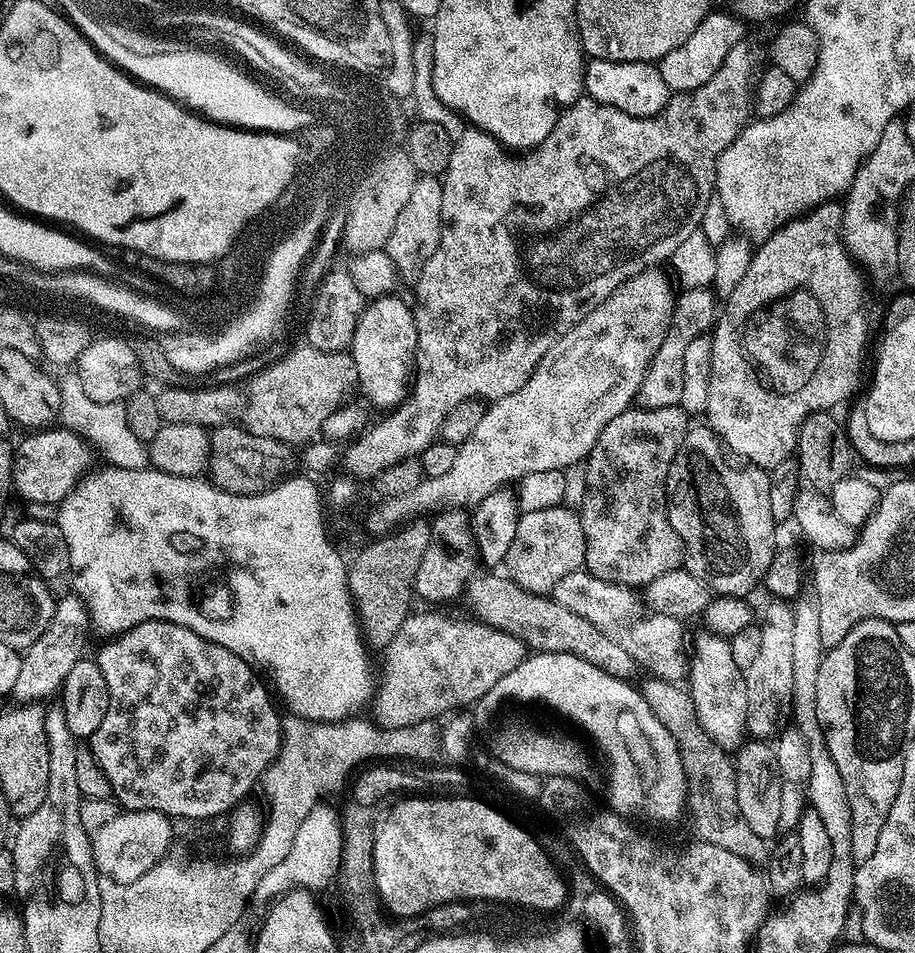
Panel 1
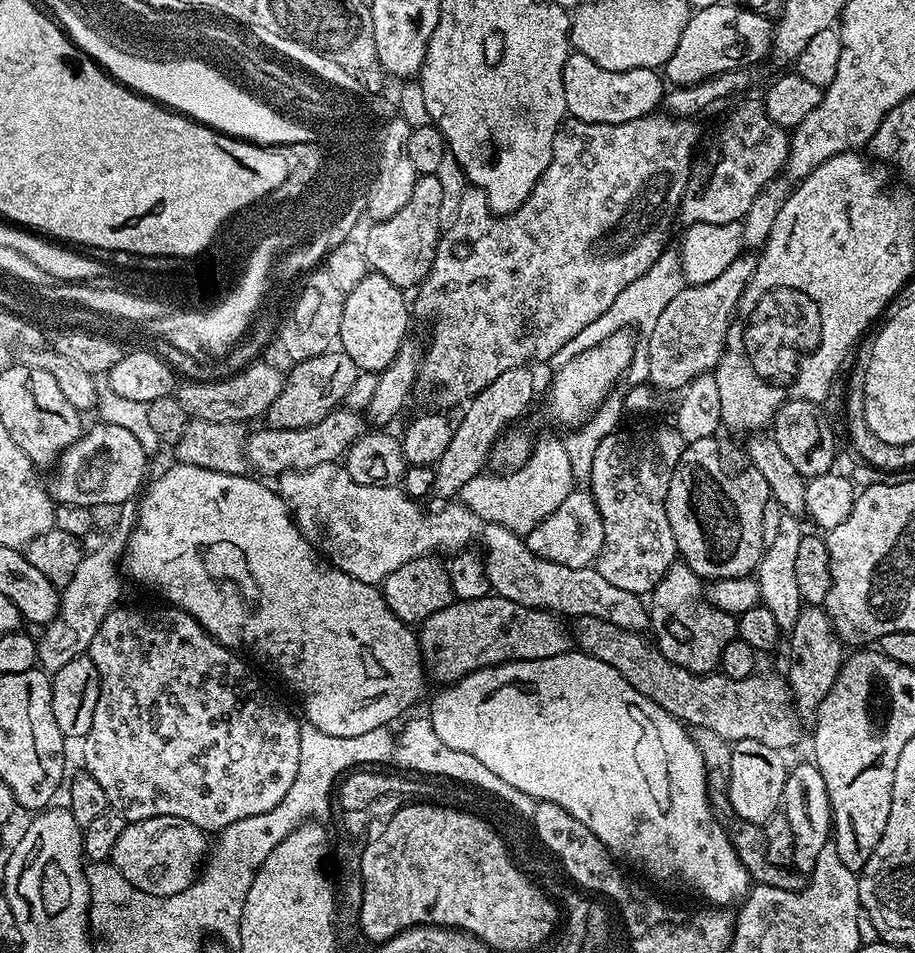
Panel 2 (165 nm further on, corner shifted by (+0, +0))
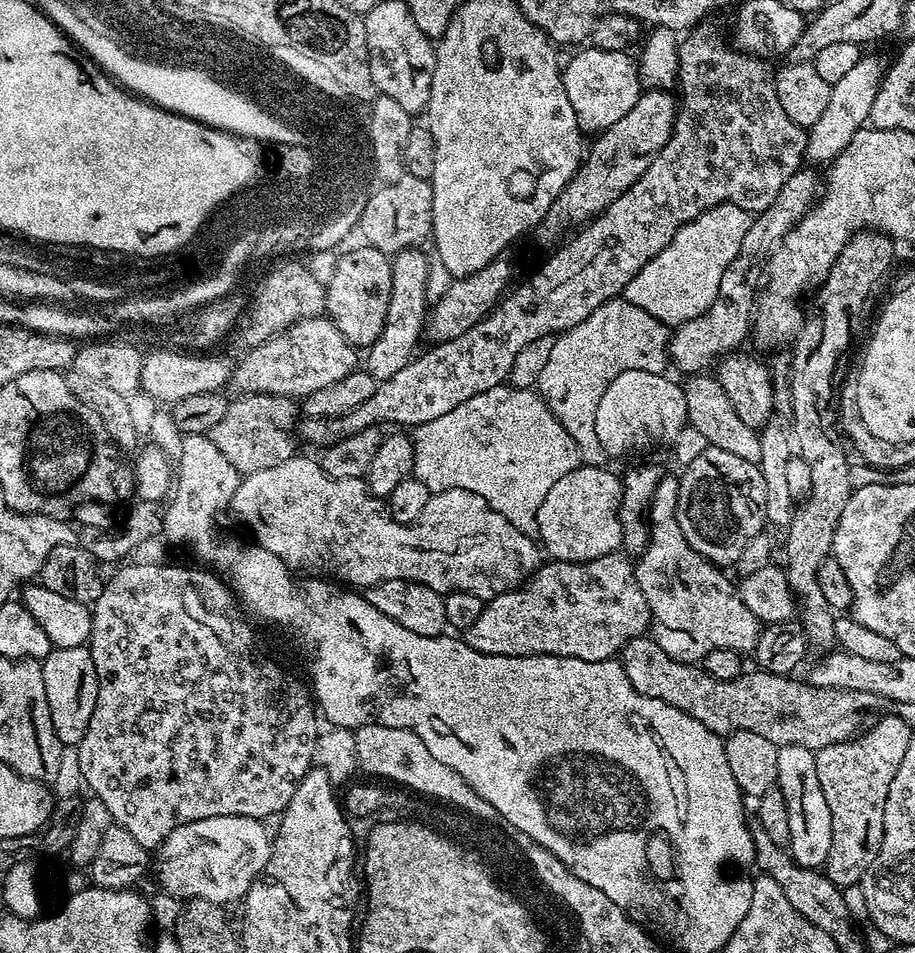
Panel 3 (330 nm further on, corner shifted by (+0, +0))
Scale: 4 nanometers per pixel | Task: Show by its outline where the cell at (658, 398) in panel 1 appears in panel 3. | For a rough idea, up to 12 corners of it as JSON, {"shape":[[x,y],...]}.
{"shape":[[802,166],[753,217],[718,299],[673,329],[669,359],[703,373],[749,337],[764,265],[819,197]]}

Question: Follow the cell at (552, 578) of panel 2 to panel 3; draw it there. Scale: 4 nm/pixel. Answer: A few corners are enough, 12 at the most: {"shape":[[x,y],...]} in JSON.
{"shape":[[291,456],[230,508],[312,578],[487,602],[542,563],[472,490],[399,524],[363,479]]}

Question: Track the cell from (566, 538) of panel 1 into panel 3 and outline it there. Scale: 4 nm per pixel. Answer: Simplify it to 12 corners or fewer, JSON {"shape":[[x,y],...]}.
{"shape":[[584,464],[538,506],[552,560],[579,564],[624,542],[621,477]]}

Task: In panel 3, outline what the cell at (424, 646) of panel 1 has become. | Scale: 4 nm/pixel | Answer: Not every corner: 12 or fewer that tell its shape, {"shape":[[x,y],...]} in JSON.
{"shape":[[633,561],[541,563],[462,632],[598,662],[645,635]]}

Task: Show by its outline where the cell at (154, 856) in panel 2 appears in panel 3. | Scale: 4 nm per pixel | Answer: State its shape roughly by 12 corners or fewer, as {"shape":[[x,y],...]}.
{"shape":[[263,821],[178,825],[158,852],[161,889],[243,899],[272,853]]}

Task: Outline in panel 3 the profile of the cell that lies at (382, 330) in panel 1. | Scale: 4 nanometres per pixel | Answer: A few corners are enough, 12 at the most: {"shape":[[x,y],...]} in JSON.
{"shape":[[359,246],[336,257],[326,315],[357,346],[382,334],[392,261]]}

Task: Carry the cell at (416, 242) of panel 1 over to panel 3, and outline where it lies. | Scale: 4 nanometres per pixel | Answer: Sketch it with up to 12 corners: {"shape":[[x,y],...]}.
{"shape":[[408,175],[358,232],[389,258],[432,235],[431,183]]}

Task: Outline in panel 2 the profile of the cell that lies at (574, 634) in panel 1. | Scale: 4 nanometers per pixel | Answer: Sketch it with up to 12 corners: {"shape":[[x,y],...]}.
{"shape":[[575,617],[579,651],[675,720],[729,742],[797,742],[787,679],[670,662],[640,632]]}

